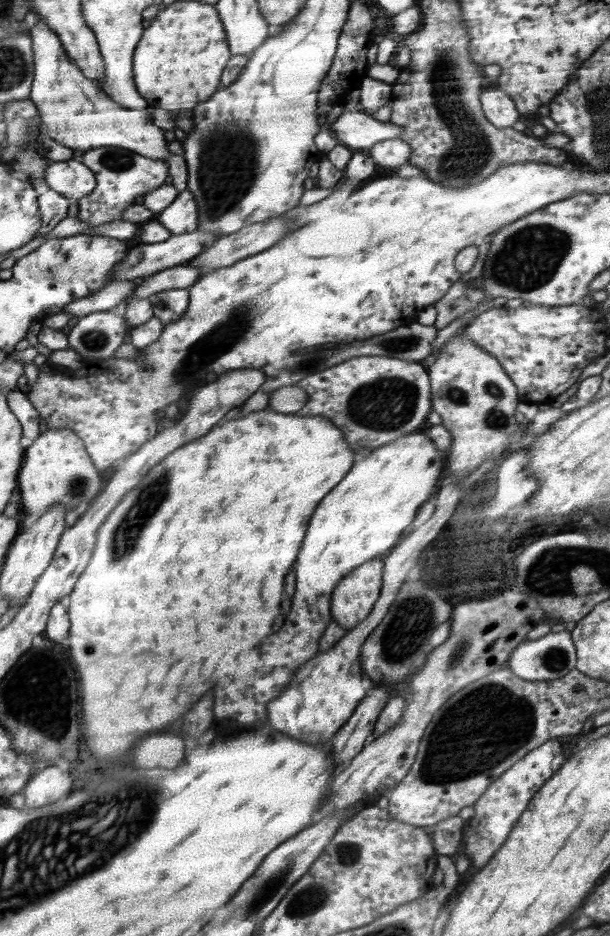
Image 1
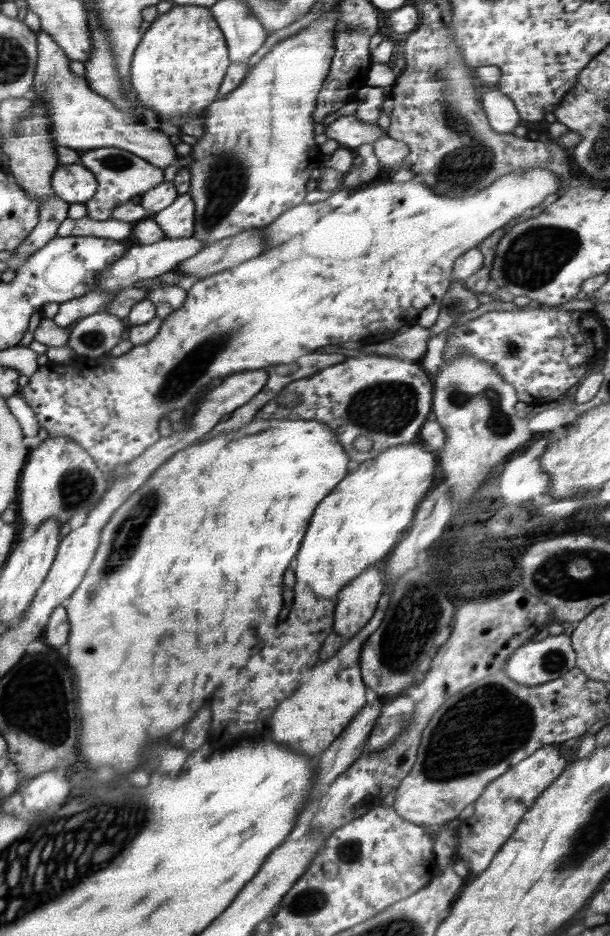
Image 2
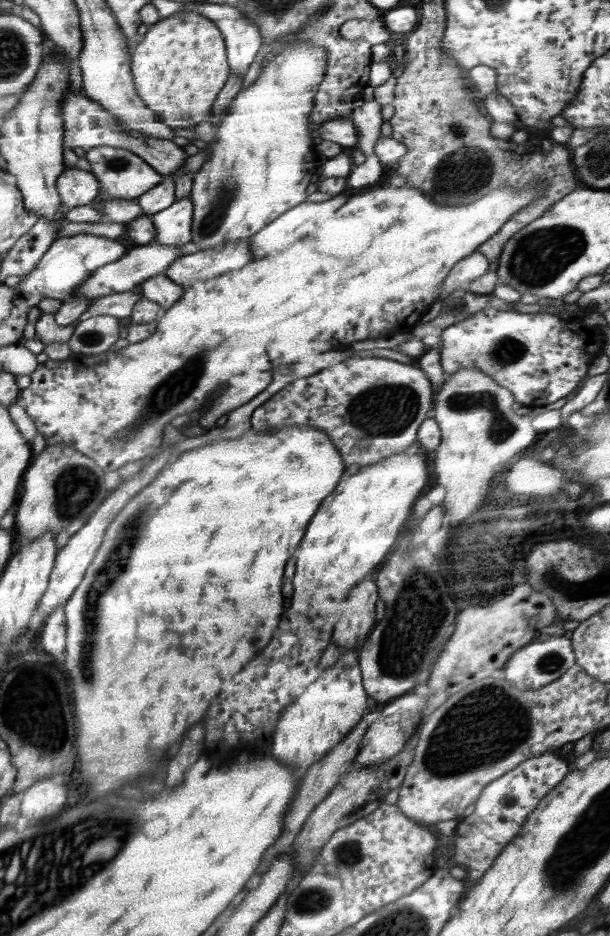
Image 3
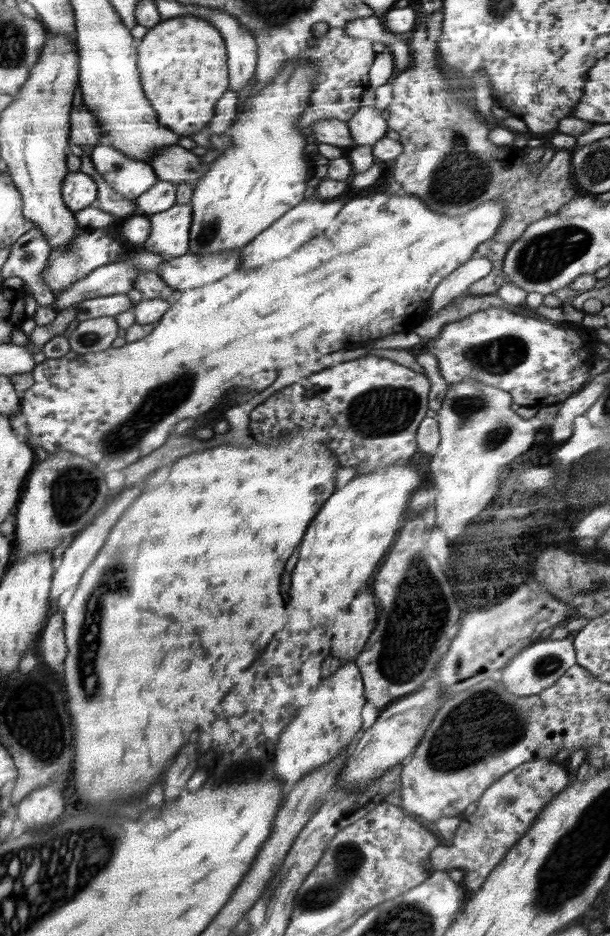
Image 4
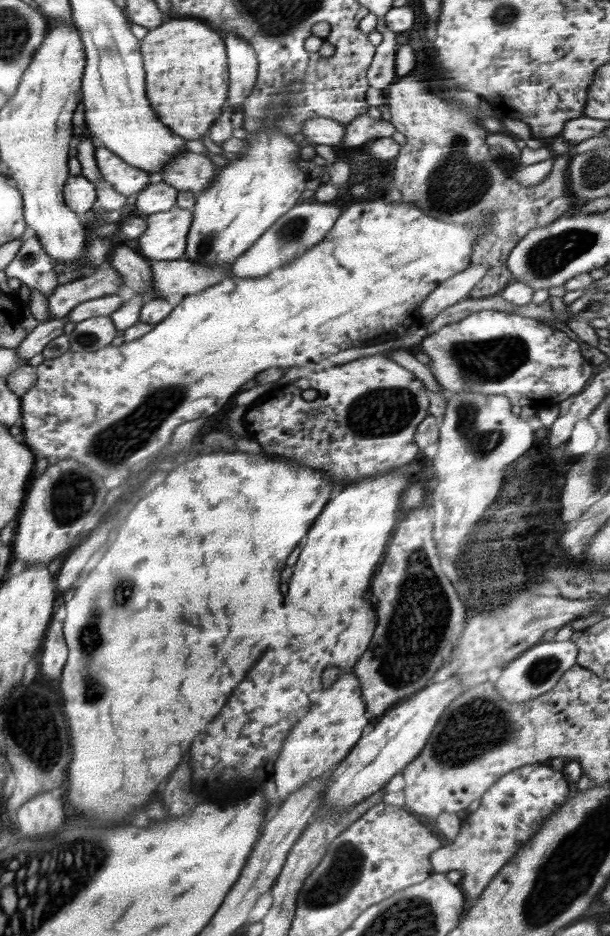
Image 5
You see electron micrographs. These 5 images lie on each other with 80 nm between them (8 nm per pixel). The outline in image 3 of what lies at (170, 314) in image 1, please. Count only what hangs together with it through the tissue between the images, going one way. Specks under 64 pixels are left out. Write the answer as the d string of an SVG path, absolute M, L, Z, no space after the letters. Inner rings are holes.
M156 273L141 281L138 288L142 298L157 302L161 306L156 320L160 320L162 315L181 299L184 289L179 284L172 282L165 273Z

